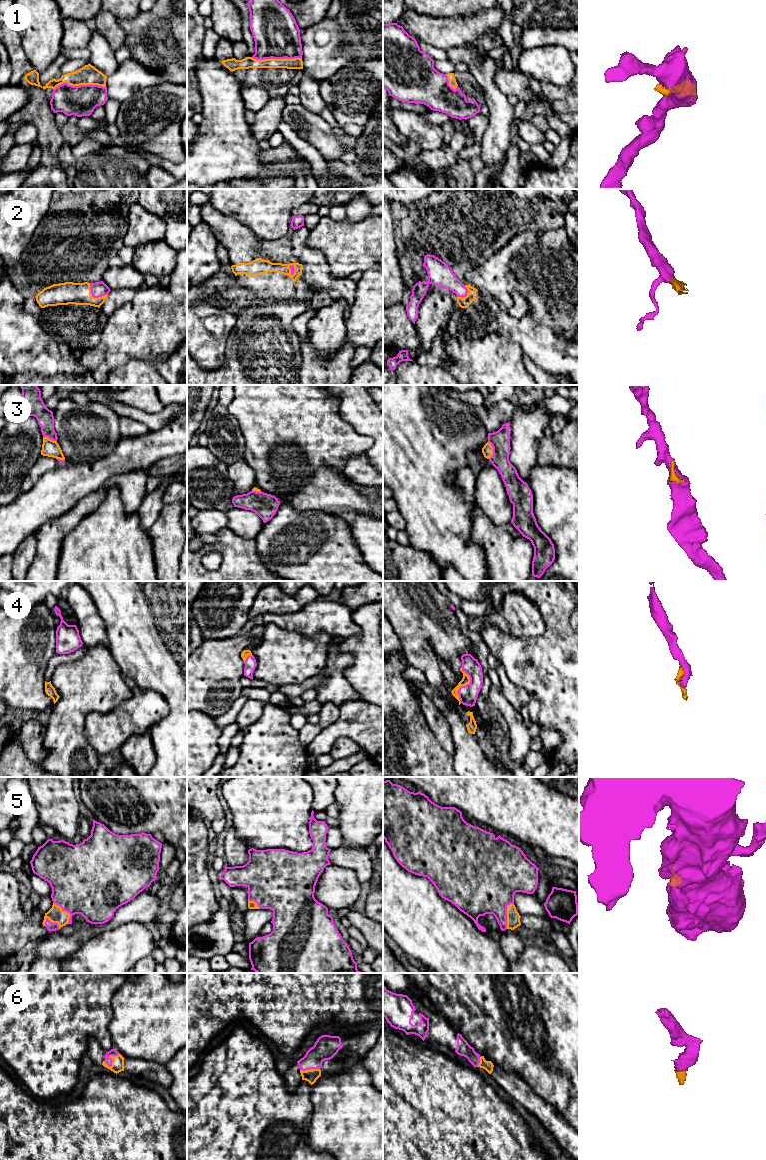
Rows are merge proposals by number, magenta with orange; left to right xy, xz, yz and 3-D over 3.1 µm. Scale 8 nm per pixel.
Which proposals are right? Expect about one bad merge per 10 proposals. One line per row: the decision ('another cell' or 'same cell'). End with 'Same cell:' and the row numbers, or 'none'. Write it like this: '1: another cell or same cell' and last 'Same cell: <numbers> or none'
1: same cell
2: same cell
3: same cell
4: same cell
5: same cell
6: same cell
Same cell: 1, 2, 3, 4, 5, 6

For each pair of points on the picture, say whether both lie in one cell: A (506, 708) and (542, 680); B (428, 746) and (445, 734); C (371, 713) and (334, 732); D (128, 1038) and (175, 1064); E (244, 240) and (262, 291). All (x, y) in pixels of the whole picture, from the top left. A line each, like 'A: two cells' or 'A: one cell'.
A: two cells
B: two cells
C: one cell
D: two cells
E: one cell

